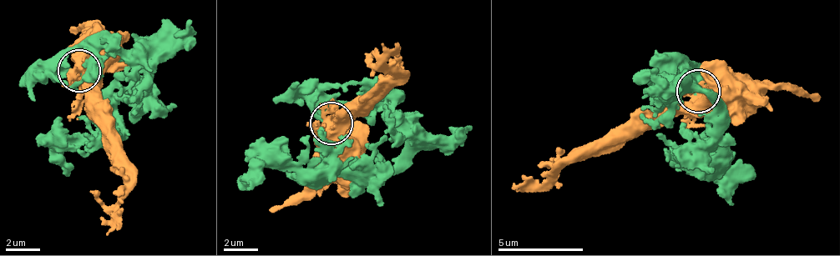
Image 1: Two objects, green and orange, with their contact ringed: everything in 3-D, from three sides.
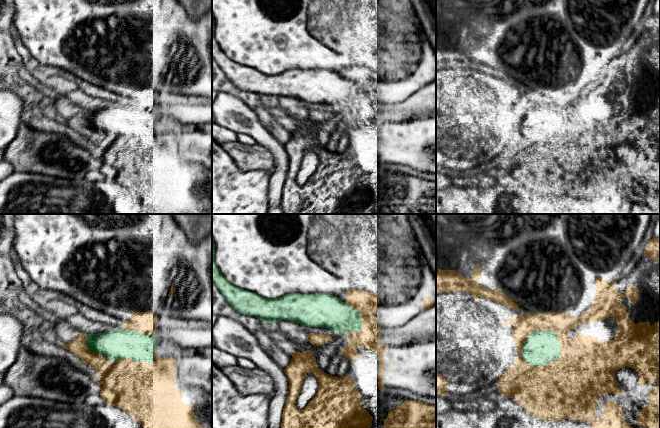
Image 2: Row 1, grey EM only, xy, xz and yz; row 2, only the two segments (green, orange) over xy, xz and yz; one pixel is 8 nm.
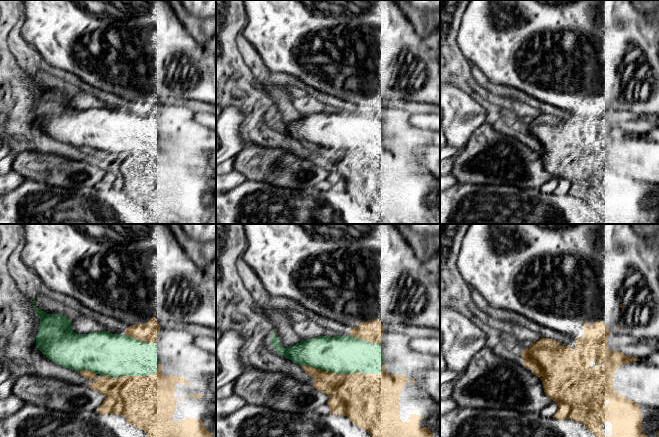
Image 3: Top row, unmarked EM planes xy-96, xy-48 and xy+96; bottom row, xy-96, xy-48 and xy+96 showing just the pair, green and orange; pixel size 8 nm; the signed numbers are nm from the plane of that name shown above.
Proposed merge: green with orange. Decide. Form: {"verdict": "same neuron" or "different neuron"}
{"verdict": "different neuron"}

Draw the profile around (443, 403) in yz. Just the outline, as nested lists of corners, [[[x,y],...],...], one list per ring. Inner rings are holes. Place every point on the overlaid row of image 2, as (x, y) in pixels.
[[[436,395],[436,414],[443,414],[453,409],[453,398],[449,396]]]

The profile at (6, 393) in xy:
[[[5,384],[0,386],[0,405],[14,396],[13,391]]]

